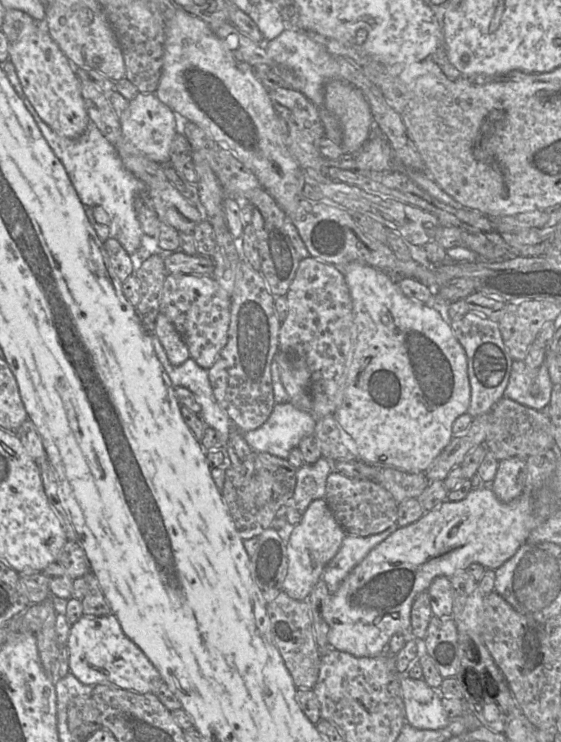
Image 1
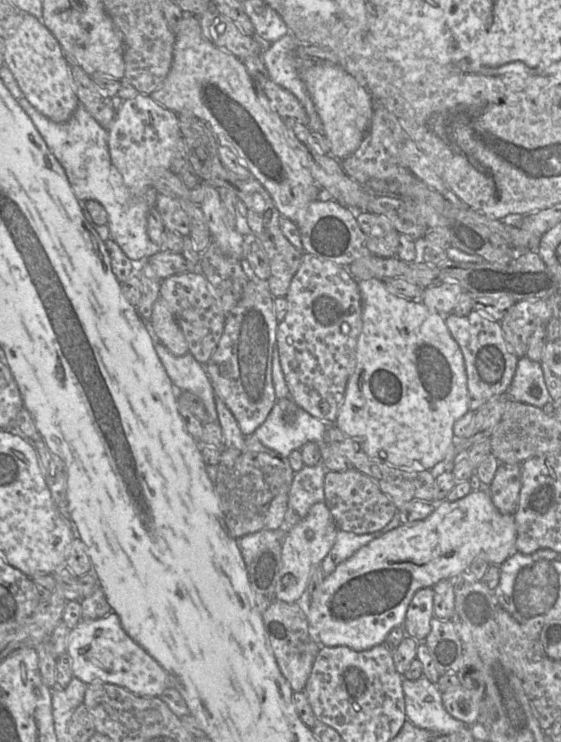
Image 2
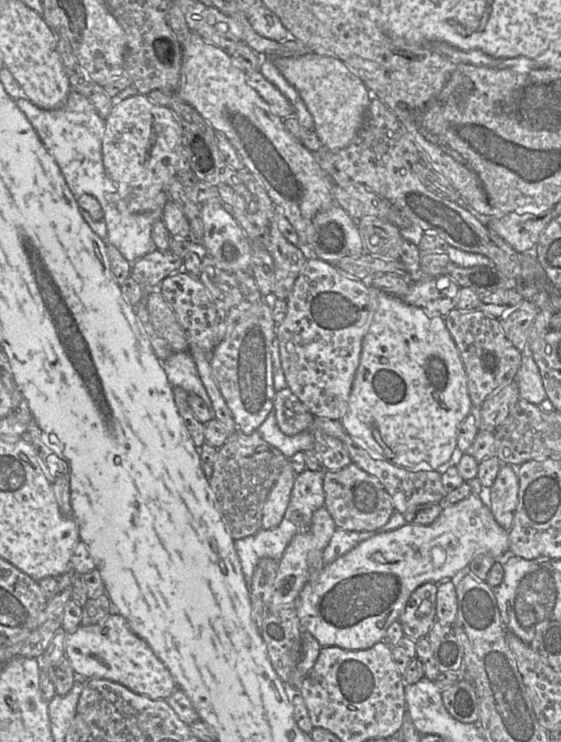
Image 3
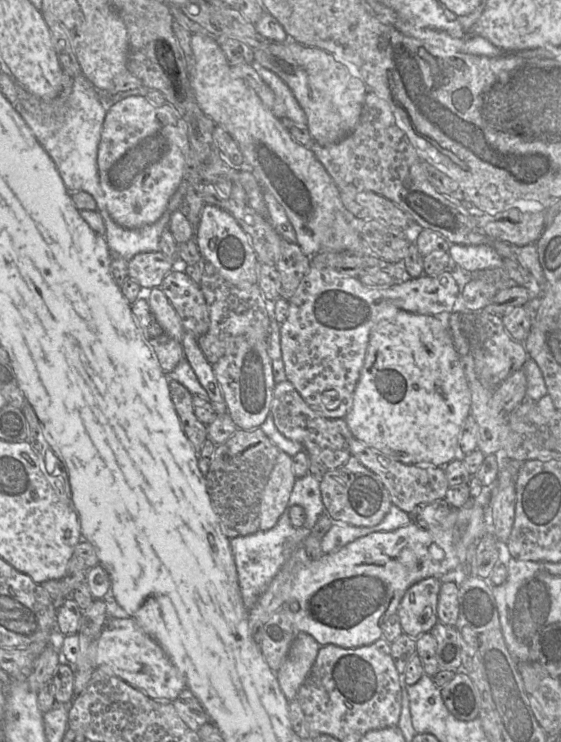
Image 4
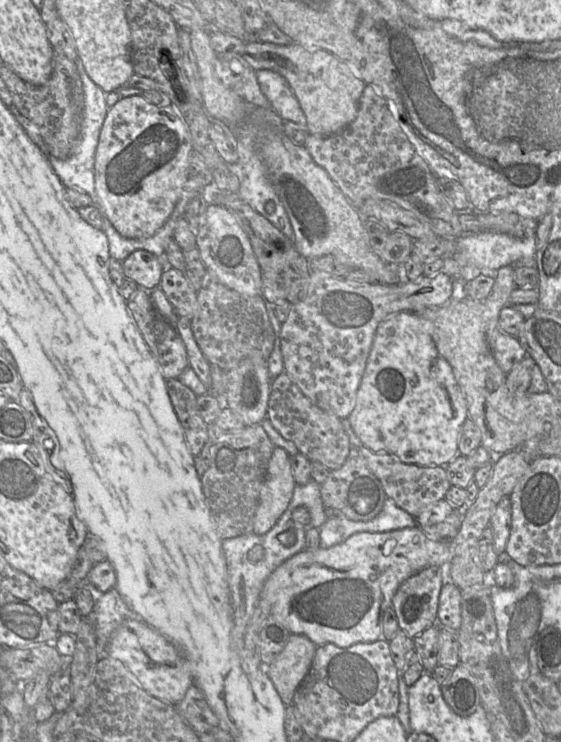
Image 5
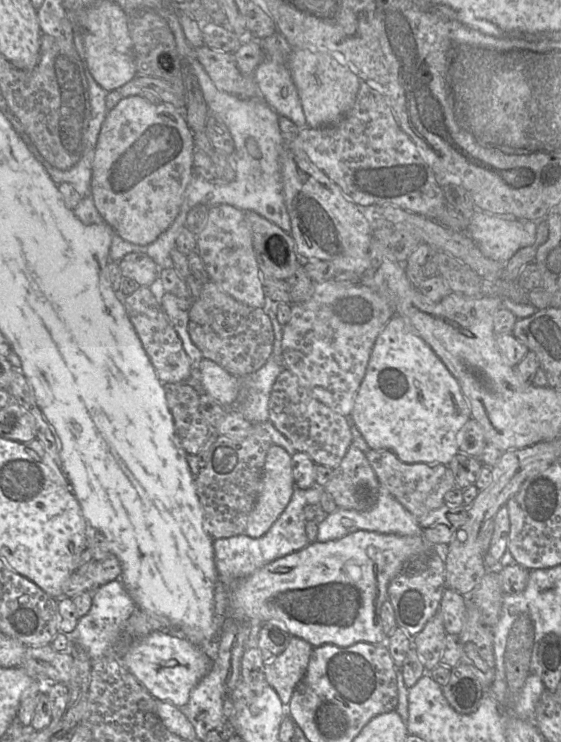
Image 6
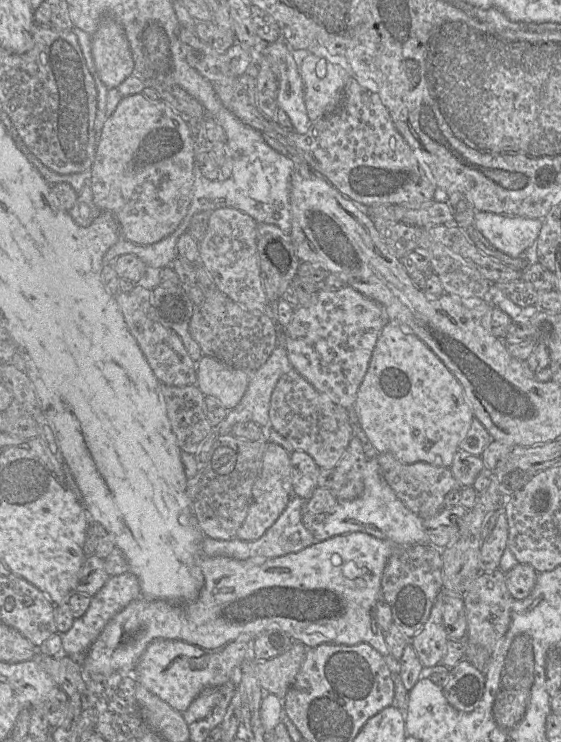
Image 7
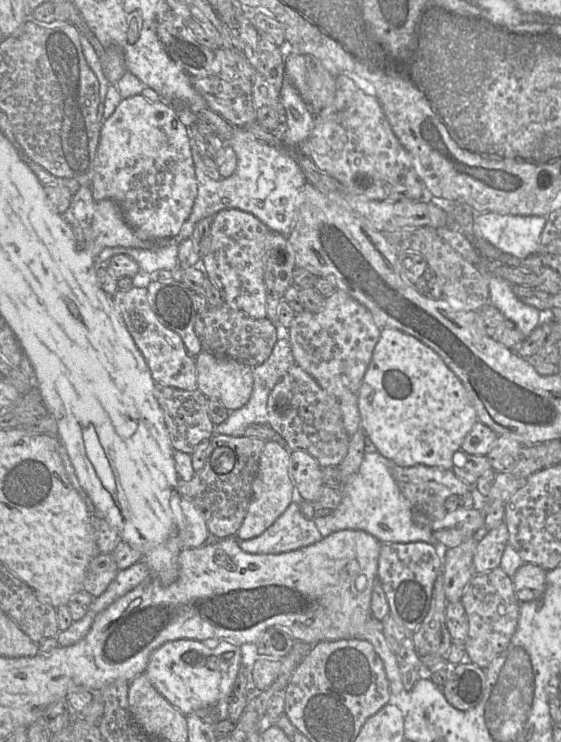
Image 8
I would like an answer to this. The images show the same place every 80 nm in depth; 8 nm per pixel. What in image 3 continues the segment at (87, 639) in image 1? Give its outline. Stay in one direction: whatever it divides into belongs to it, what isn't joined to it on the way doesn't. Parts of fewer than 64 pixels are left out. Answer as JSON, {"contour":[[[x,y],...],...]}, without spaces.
{"contour":[[[109,614],[100,623],[80,625],[75,632],[68,633],[65,639],[65,656],[77,677],[82,680],[107,679],[152,700],[166,699],[177,689],[166,666],[149,645],[132,632],[127,620],[120,614]]]}

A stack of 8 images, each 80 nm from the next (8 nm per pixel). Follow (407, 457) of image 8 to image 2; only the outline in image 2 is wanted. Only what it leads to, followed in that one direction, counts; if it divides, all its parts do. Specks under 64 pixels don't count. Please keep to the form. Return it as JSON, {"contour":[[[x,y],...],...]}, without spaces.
{"contour":[[[375,278],[360,280],[358,284],[362,297],[362,329],[356,349],[356,366],[348,380],[344,401],[338,411],[335,425],[347,436],[357,441],[363,451],[374,460],[407,472],[431,471],[437,463],[445,459],[449,448],[453,446],[455,422],[470,410],[463,353],[451,335],[444,316],[439,312],[429,309],[420,300],[412,300],[392,293],[386,287],[384,280]]]}

